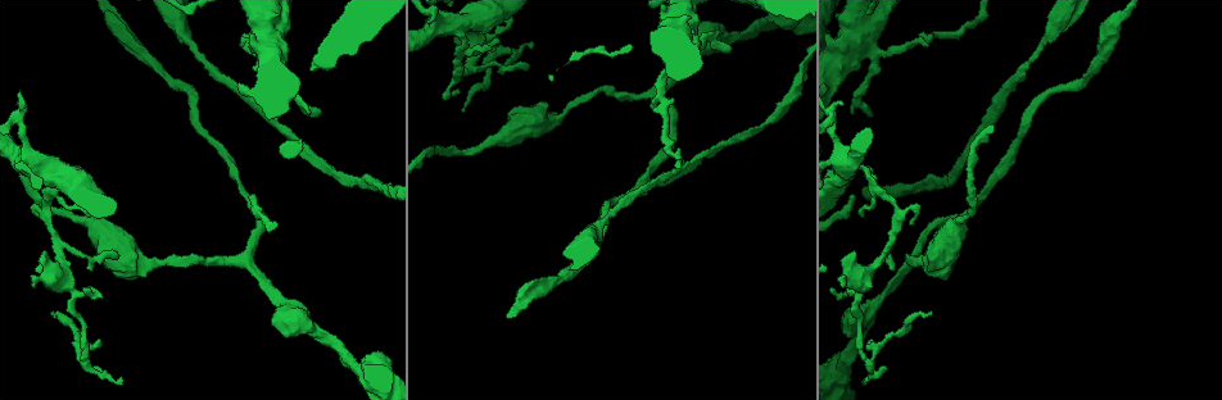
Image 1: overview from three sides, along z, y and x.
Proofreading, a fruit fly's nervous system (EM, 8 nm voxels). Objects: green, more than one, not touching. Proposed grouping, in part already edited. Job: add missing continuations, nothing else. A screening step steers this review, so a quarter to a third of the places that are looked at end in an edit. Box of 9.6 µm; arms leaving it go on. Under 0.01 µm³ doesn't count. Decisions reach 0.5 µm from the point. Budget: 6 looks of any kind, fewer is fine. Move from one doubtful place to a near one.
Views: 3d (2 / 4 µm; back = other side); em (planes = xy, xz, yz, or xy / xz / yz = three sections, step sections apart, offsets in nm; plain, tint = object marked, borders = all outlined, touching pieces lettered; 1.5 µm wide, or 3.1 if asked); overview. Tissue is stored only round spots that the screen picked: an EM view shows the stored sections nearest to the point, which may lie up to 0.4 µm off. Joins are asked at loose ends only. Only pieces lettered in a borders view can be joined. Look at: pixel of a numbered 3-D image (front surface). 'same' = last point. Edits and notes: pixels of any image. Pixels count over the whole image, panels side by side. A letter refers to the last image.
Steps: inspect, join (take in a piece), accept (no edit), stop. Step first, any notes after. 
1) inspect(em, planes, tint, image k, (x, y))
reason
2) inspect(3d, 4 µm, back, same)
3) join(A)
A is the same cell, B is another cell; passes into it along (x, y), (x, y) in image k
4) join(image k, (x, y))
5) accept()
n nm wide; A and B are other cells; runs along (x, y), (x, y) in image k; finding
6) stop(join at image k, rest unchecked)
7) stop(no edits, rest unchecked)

inspect(em, xy, step 8, tint, image 1, (251, 196))
branch stops here

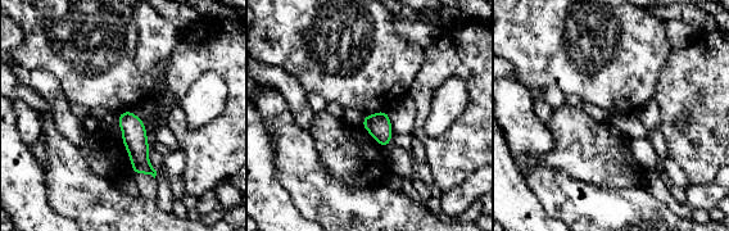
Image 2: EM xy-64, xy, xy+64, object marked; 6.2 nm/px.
inspect(em, xy, step 8, borders, same)
see the neighbours

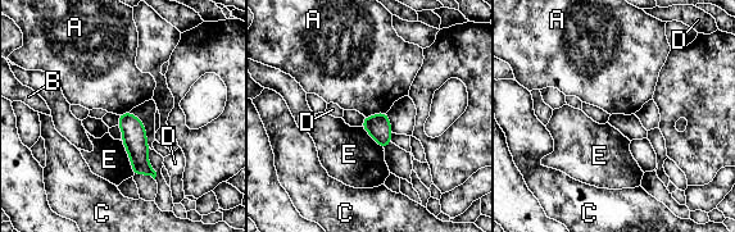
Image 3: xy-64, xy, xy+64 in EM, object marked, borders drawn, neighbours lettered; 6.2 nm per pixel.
accept()
A, B, C, D and E are other cells; runs along (126, 116), (139, 160), (150, 172) in image 3; no lettered piece goes on from it

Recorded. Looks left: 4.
inspect(3d, 2 µm, image 1, (35, 285))
an open end

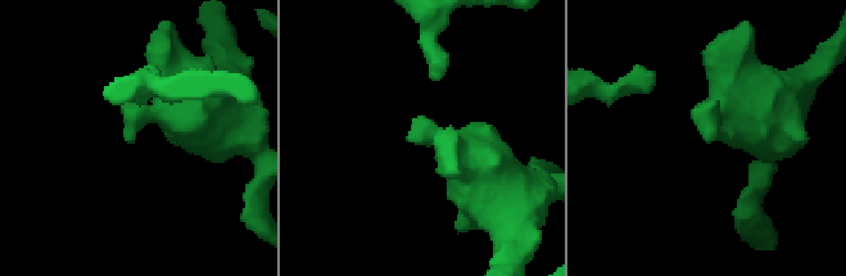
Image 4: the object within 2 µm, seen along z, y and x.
inspect(em, planes, borders, image 4, (418, 136))

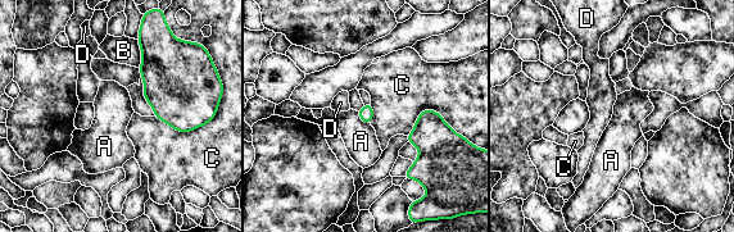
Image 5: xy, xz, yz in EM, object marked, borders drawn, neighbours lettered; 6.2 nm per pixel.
accept()
A, B, C and D are other cells; border along (357, 112), (358, 117), (370, 124) in image 5; none of them fits

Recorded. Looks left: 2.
inspect(3d, 2 µm, image 1, (528, 66))
thin end

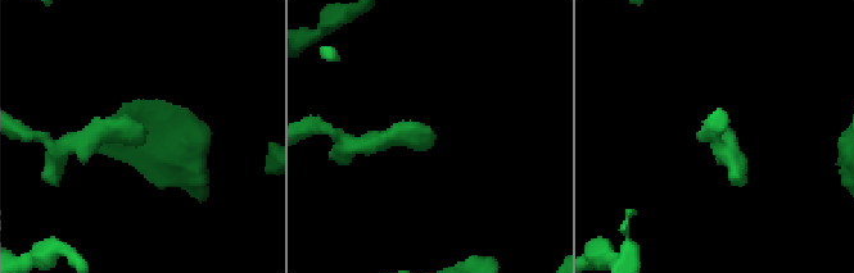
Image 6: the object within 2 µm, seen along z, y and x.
inspect(em, xy, step 4, borders, image 6, (432, 143))

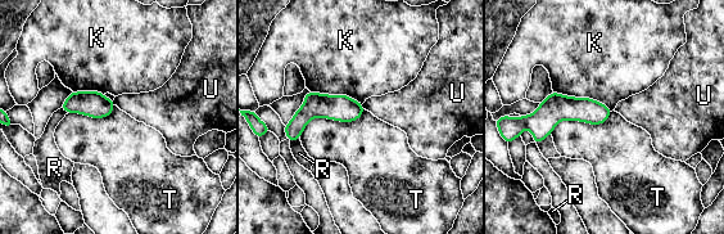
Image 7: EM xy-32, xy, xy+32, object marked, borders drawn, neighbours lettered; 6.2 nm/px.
accept()
K, R, T and U are other cells; border along (553, 90), (592, 98), (611, 111) in image 7; no lettered piece goes on from it

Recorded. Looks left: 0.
stop(no edits, rest unchecked)

